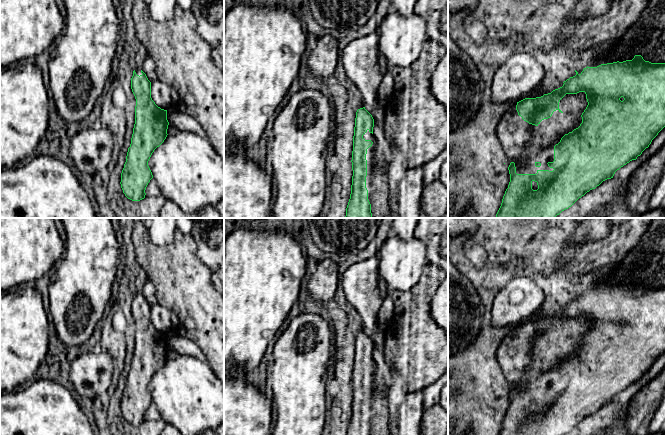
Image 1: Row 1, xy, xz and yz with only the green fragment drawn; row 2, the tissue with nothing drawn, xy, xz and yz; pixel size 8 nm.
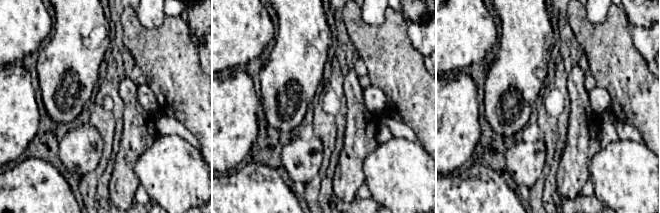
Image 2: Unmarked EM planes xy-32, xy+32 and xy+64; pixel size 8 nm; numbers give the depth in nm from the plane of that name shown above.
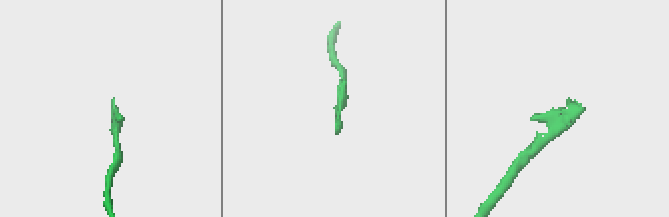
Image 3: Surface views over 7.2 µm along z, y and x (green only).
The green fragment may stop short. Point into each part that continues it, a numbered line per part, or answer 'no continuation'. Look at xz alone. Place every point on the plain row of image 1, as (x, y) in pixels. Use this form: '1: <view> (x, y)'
1: xz (377, 405)

